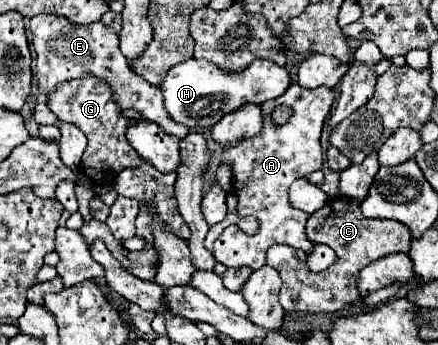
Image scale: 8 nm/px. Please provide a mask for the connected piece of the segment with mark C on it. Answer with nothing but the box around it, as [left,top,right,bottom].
[268,197,412,313]

